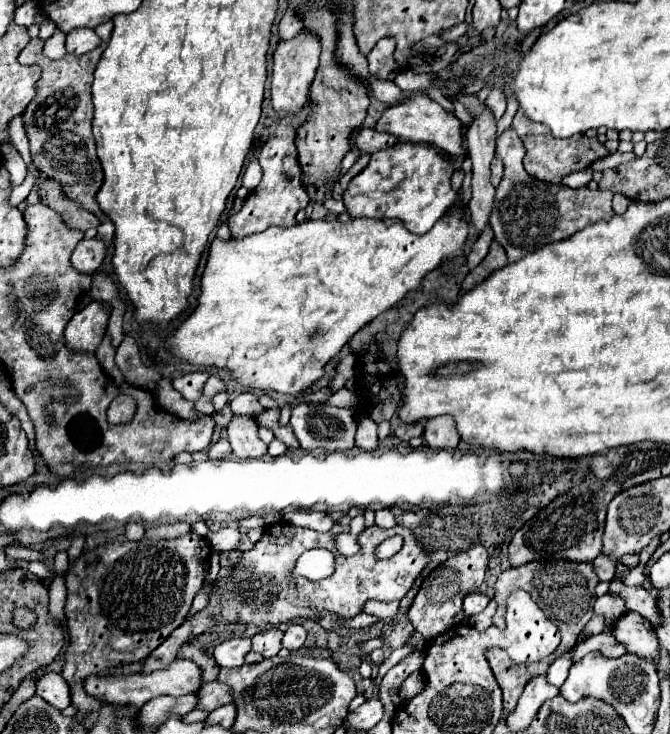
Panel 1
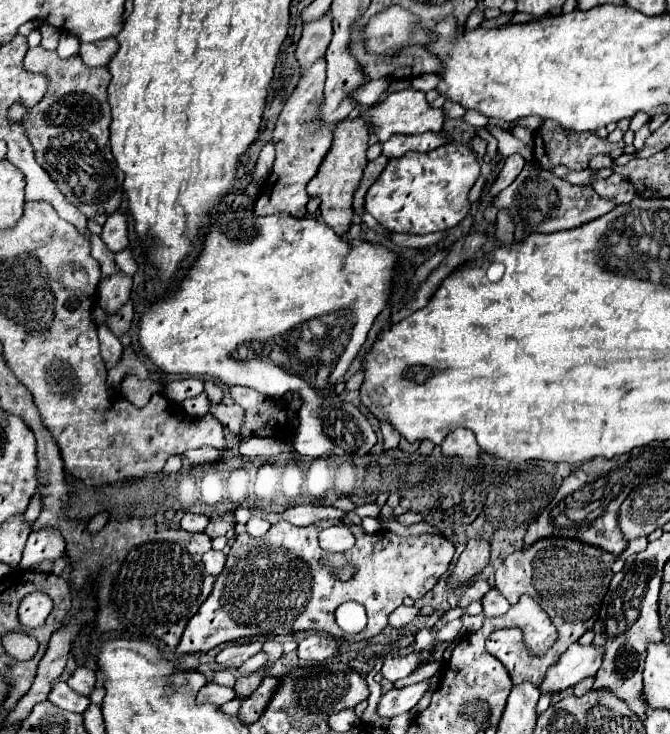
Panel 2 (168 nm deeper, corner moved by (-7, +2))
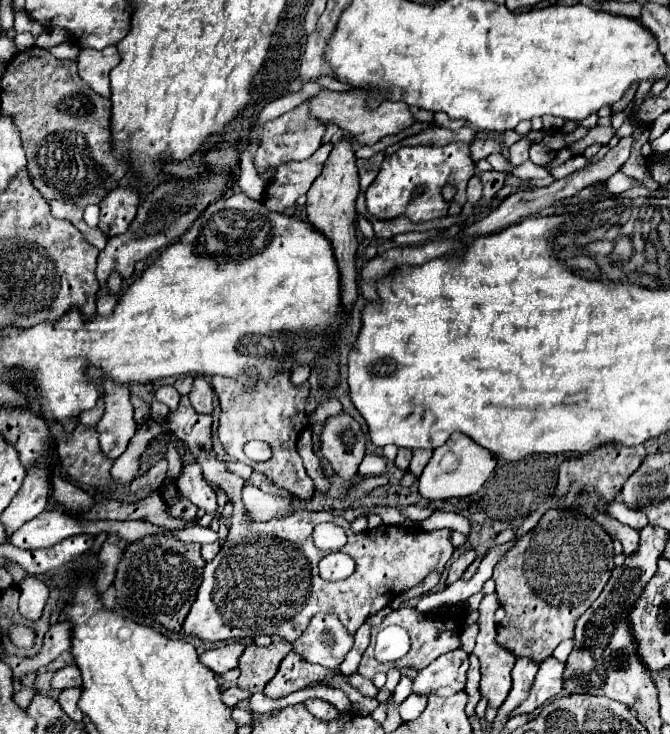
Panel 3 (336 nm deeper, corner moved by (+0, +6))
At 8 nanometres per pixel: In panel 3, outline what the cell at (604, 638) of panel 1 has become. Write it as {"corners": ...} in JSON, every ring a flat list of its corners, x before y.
{"corners":[[548,658,540,664,540,670,536,674,536,680,532,684,530,696,510,712,510,718,516,714,532,714,536,708,540,708,542,704,546,704,548,700,552,700,554,696,558,696,562,692,562,684,564,684,564,664,558,662,556,658]]}

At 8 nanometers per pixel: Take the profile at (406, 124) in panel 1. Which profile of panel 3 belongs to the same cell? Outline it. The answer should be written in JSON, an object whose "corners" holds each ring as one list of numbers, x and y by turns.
{"corners":[[322,88,316,96,310,98,310,116,314,116,322,124,336,124,338,128,348,132,352,138,356,138,360,144,376,144,380,138,388,134,398,134,404,128,412,126,414,122,406,104,384,100,384,104,376,108,376,112,368,112,368,108,364,108,364,96,360,96,360,92,358,94,356,92,330,92,326,88]]}

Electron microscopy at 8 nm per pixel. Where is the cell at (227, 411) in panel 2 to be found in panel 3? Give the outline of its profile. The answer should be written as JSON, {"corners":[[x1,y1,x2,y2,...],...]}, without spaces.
{"corners":[[202,376,194,378,194,384,192,384,192,390,190,390,188,398,190,398,192,406,196,408,196,412,200,412,200,414,210,414,212,412,214,392,212,392,210,384]]}

